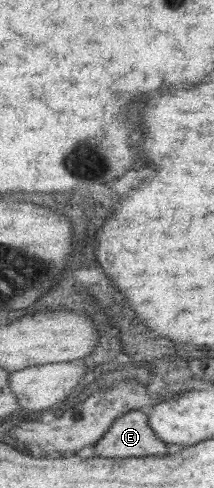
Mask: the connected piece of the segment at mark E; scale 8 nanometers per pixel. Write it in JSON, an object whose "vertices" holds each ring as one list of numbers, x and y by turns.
{"vertices":[[133,410,118,417,106,436,94,446,93,457,163,457,173,454,174,450,151,428,150,417,146,411]]}

